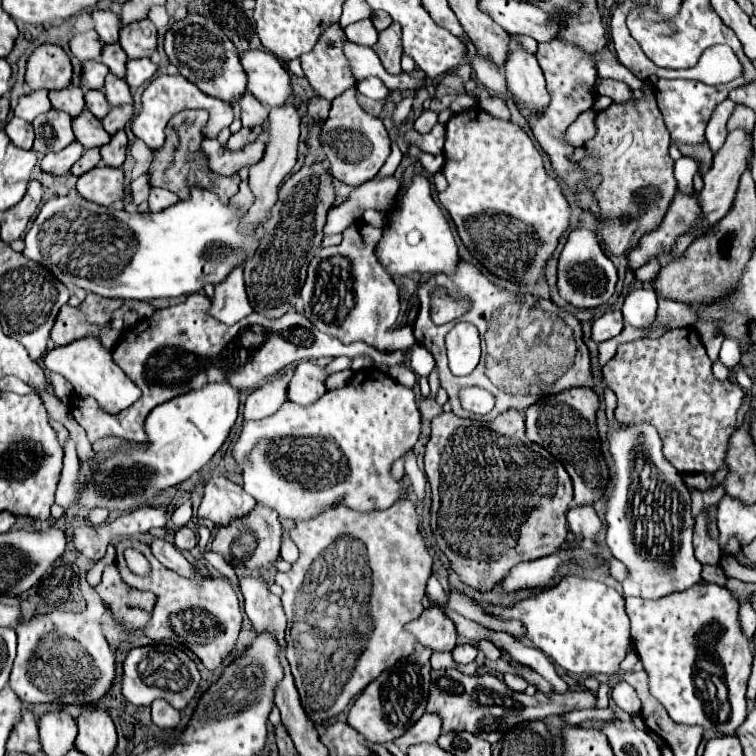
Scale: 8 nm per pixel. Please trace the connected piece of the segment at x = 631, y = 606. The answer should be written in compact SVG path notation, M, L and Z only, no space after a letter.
M696 583L688 591L662 599L626 599L626 613L632 621L632 645L648 673L650 693L664 705L668 715L682 725L716 729L722 735L736 735L736 727L746 719L746 683L752 671L752 645L738 621L738 601L716 583Z

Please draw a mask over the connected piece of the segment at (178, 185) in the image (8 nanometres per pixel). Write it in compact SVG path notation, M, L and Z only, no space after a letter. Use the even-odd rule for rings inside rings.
M186 109L180 111L178 115L174 115L166 127L166 141L160 147L160 151L152 151L152 161L148 167L148 177L150 177L150 185L152 187L164 187L172 193L176 193L180 199L188 197L188 185L200 185L204 189L216 191L220 195L220 199L226 203L232 195L238 193L238 185L240 185L240 177L238 173L230 175L230 177L222 177L218 173L214 173L208 167L208 159L202 153L202 129L208 123L208 111L204 109Z

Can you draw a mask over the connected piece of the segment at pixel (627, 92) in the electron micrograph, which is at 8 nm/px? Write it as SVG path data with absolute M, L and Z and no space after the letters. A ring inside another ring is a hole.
M604 79L604 81L600 81L598 93L610 97L614 103L628 103L628 101L634 101L632 89L630 89L626 83L614 81L614 79Z

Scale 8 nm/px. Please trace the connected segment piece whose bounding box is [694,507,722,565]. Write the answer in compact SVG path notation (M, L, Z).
M706 507L698 517L696 517L696 527L694 527L694 551L696 551L696 559L702 565L718 565L720 561L720 547L716 547L716 541L708 535L708 509Z

